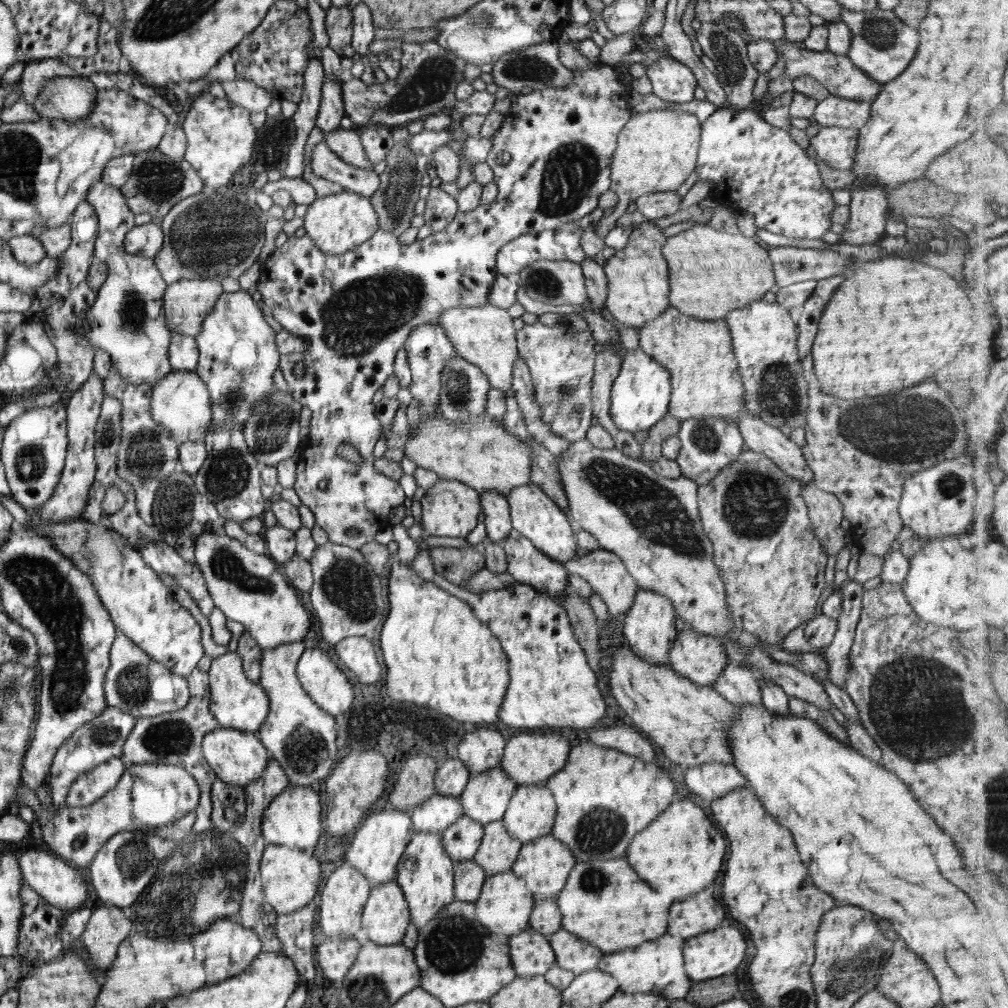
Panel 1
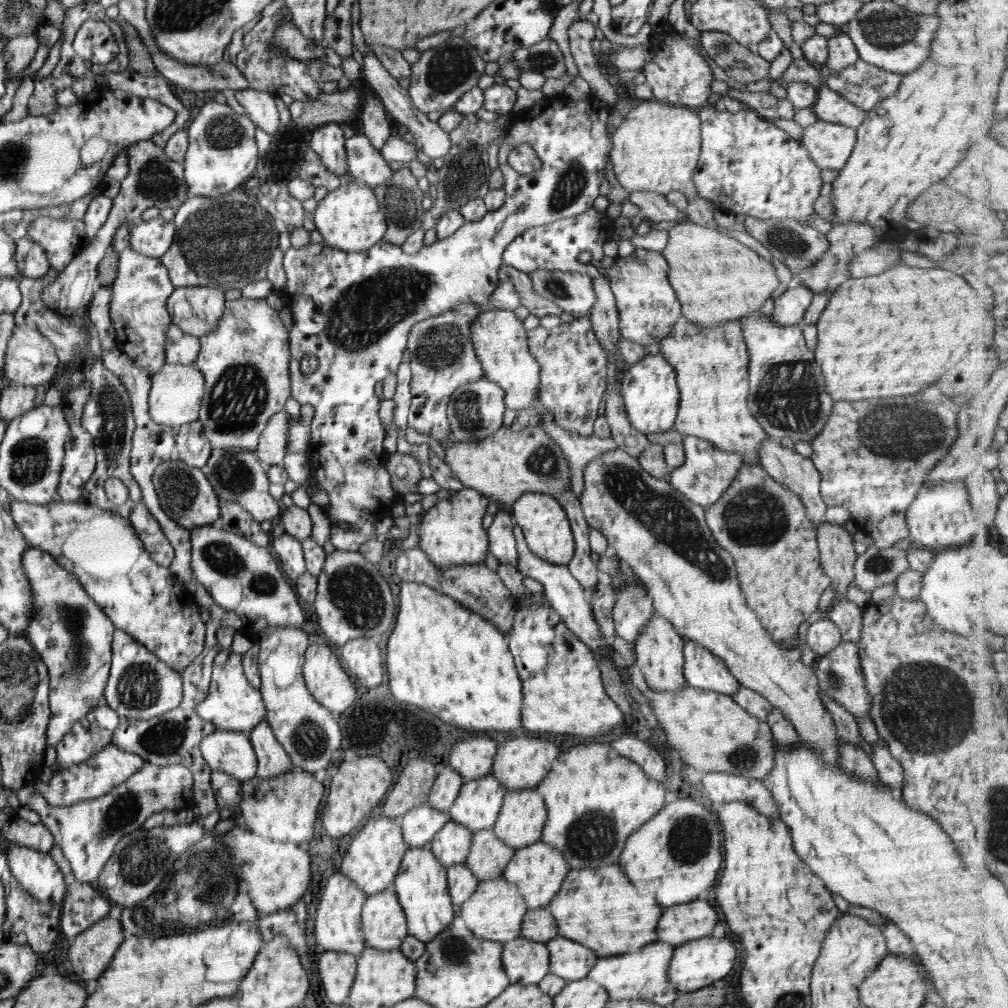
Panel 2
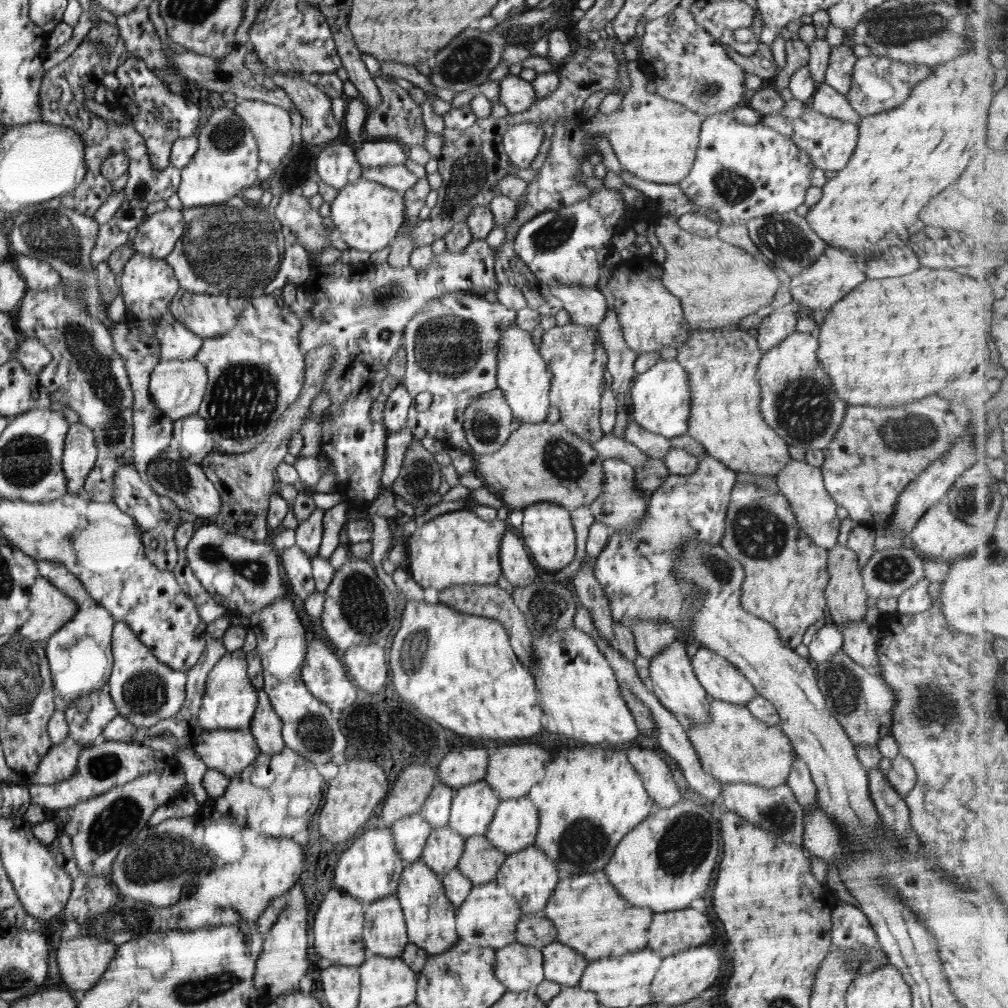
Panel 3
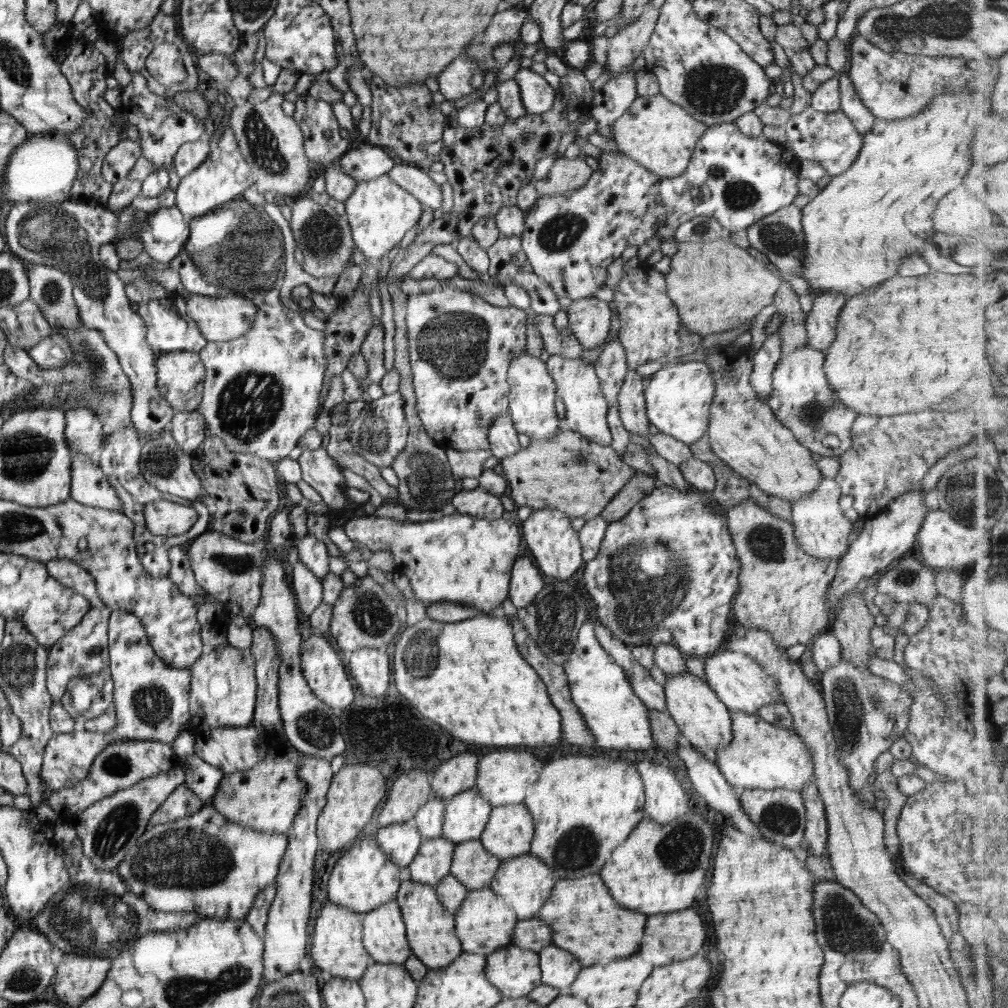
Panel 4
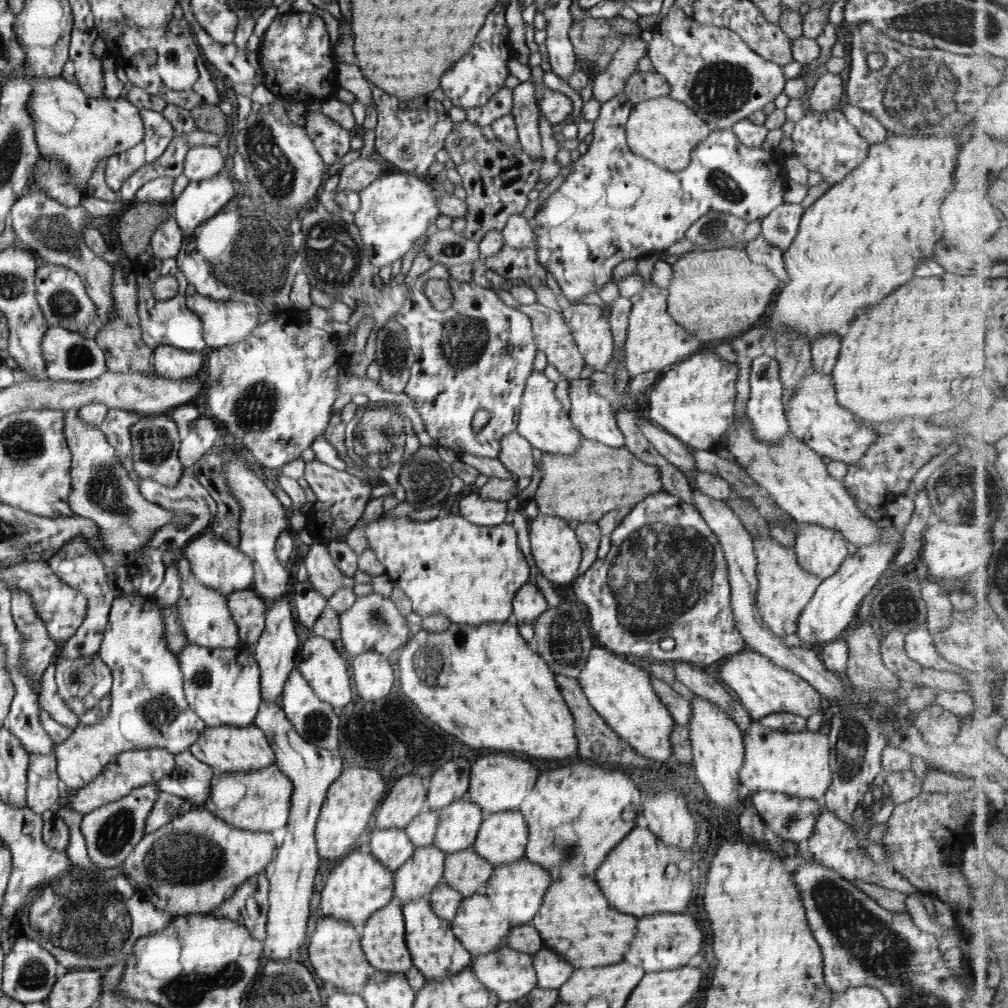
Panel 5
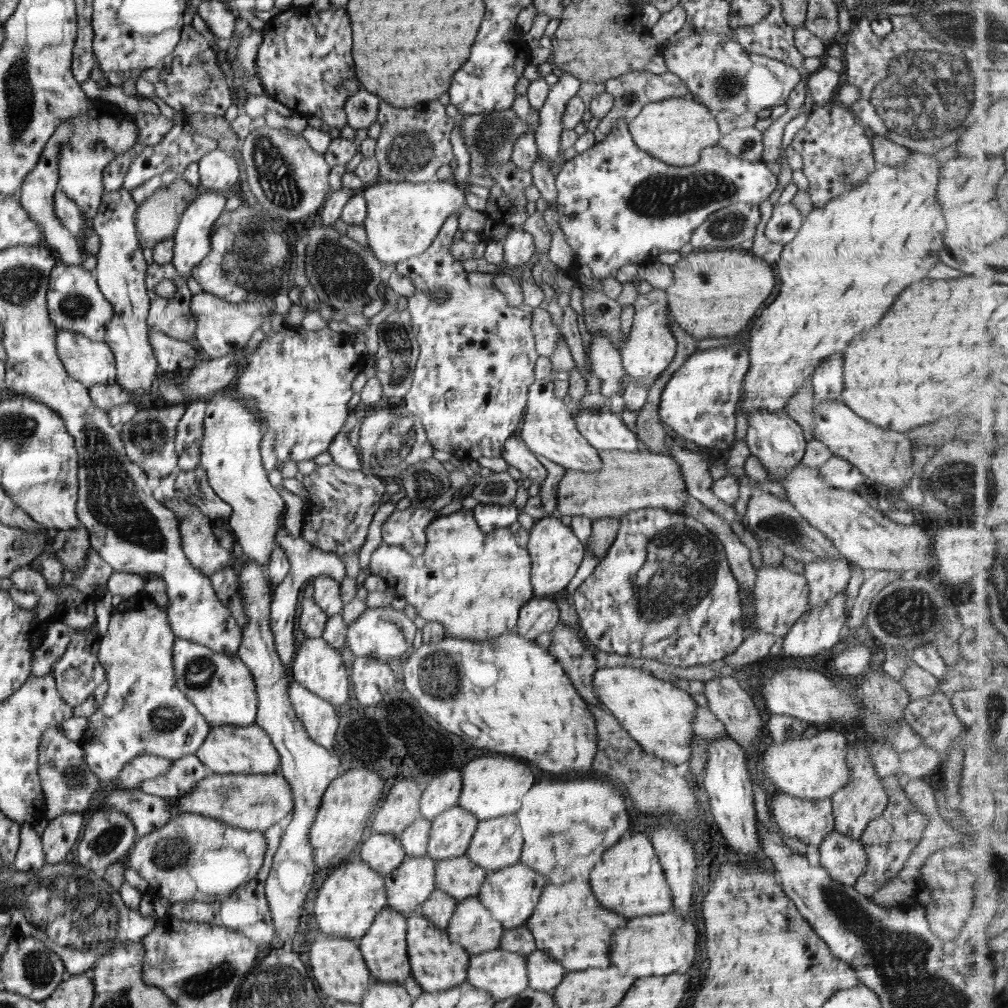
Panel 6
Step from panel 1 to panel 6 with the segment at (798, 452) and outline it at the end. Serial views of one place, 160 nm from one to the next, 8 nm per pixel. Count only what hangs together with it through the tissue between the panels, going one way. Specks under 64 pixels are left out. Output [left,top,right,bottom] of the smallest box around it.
[803,558,851,610]

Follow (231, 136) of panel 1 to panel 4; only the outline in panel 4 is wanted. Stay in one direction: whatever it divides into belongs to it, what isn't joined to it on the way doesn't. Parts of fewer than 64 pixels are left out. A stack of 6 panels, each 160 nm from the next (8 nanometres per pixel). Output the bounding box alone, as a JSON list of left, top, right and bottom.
[175,126,255,221]

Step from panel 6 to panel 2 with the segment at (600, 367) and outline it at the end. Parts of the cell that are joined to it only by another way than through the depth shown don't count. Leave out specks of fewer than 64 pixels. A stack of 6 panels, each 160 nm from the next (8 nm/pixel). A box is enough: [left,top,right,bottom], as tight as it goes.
[529,269,596,318]

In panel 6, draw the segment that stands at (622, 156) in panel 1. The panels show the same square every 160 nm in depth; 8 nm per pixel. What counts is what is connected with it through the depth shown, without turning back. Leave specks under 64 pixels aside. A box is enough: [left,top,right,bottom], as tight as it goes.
[628,97,722,166]

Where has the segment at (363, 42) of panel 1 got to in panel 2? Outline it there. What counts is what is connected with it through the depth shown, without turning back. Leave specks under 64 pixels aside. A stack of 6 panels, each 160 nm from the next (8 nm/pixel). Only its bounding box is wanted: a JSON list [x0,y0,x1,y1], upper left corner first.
[361,51,451,160]

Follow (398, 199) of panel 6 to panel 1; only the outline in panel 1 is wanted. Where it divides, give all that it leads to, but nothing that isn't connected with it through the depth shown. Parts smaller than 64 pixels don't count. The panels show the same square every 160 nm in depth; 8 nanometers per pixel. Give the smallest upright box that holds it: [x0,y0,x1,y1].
[303,190,379,254]

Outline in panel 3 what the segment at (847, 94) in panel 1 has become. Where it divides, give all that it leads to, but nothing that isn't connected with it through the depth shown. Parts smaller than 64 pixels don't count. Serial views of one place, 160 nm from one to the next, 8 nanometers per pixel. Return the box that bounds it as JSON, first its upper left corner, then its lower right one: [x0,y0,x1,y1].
[848,55,932,118]

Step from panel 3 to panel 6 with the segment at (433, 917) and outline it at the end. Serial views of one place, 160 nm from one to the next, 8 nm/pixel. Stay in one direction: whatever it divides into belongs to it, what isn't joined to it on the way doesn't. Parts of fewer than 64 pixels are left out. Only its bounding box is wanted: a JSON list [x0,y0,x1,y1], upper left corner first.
[407,911,469,991]

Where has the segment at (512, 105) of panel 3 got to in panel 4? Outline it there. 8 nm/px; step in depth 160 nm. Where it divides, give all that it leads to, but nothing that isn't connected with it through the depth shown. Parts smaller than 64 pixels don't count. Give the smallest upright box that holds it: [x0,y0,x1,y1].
[513,68,556,114]

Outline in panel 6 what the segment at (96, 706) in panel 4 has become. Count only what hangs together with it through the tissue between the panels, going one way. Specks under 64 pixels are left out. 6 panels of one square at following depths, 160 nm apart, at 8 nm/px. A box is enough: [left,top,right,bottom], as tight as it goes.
[50,627,106,707]

